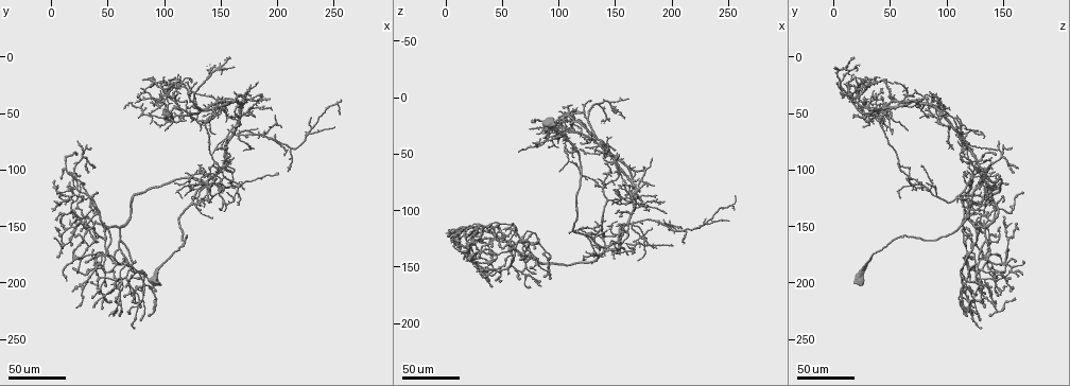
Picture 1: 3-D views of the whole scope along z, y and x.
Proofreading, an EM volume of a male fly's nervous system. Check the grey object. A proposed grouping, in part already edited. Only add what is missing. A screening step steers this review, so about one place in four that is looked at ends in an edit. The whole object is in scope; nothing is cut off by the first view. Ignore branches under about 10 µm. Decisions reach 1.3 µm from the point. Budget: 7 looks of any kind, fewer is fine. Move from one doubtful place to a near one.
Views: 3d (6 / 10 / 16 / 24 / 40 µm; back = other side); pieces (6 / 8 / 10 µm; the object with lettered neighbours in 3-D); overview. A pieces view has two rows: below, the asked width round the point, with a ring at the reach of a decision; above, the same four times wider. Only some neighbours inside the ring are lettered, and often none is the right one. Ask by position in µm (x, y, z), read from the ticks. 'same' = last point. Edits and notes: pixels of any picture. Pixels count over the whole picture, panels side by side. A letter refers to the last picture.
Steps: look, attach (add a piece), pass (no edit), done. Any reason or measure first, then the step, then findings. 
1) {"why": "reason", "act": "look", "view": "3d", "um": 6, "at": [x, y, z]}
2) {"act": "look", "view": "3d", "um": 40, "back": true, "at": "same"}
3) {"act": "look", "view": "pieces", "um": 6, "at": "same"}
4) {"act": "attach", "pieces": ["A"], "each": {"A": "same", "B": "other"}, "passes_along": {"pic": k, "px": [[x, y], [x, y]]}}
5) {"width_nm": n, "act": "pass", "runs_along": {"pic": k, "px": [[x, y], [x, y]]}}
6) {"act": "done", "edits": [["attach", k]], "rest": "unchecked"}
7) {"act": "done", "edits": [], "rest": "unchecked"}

{"why": "end of a long branch", "act": "look", "view": "3d", "um": 40, "at": [186, 38, 78]}

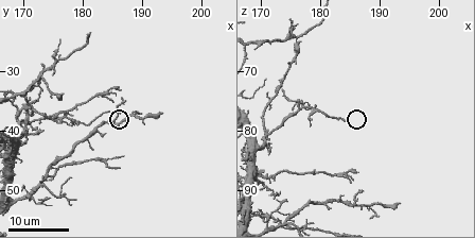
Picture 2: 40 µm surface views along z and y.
{"act": "look", "view": "pieces", "um": 10, "at": [184.0, 36.5, 78.5]}

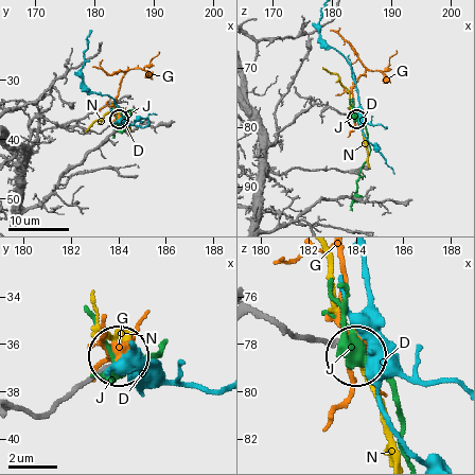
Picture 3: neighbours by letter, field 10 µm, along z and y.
{"act": "pass", "each": {"D": "other", "G": "other", "J": "other", "N": "other"}, "runs_along": {"pic": 3, "px": [[257, 310], [294, 332], [358, 350]]}, "found": "none of them fits"}

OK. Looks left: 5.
{"why": "free end", "act": "look", "view": "3d", "um": 40, "at": [166, 116, 92]}

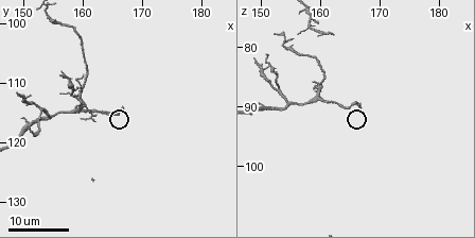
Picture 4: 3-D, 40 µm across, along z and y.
{"why": "see the neighbours", "act": "look", "view": "pieces", "um": 6, "at": [167.0, 114.0, 90.0]}

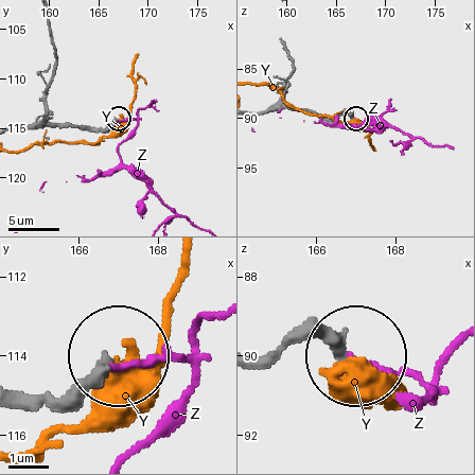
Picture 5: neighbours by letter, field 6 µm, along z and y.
{"act": "pass", "each": {"Y": "other", "Z": "other"}, "found": "none of them fits"}

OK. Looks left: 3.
{"why": "thin end", "act": "look", "view": "3d", "um": 40, "at": [22, 76, 144]}

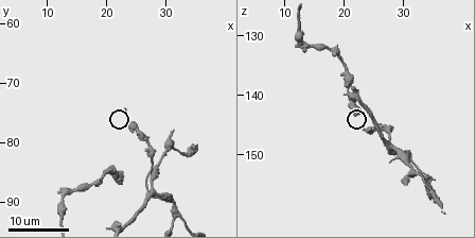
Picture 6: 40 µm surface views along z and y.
{"act": "look", "view": "pieces", "um": 6, "at": [23.0, 74.5, 145.5]}

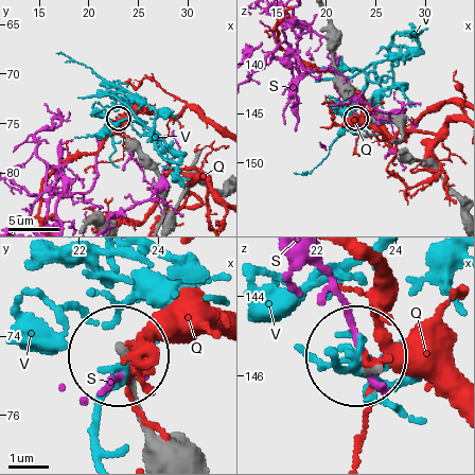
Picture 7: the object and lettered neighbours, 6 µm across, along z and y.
{"act": "pass", "each": {"Q": "other", "S": "other", "V": "other"}, "found": "no lettered piece goes on from it"}

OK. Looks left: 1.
{"act": "done", "edits": [], "rest": "unchecked"}

